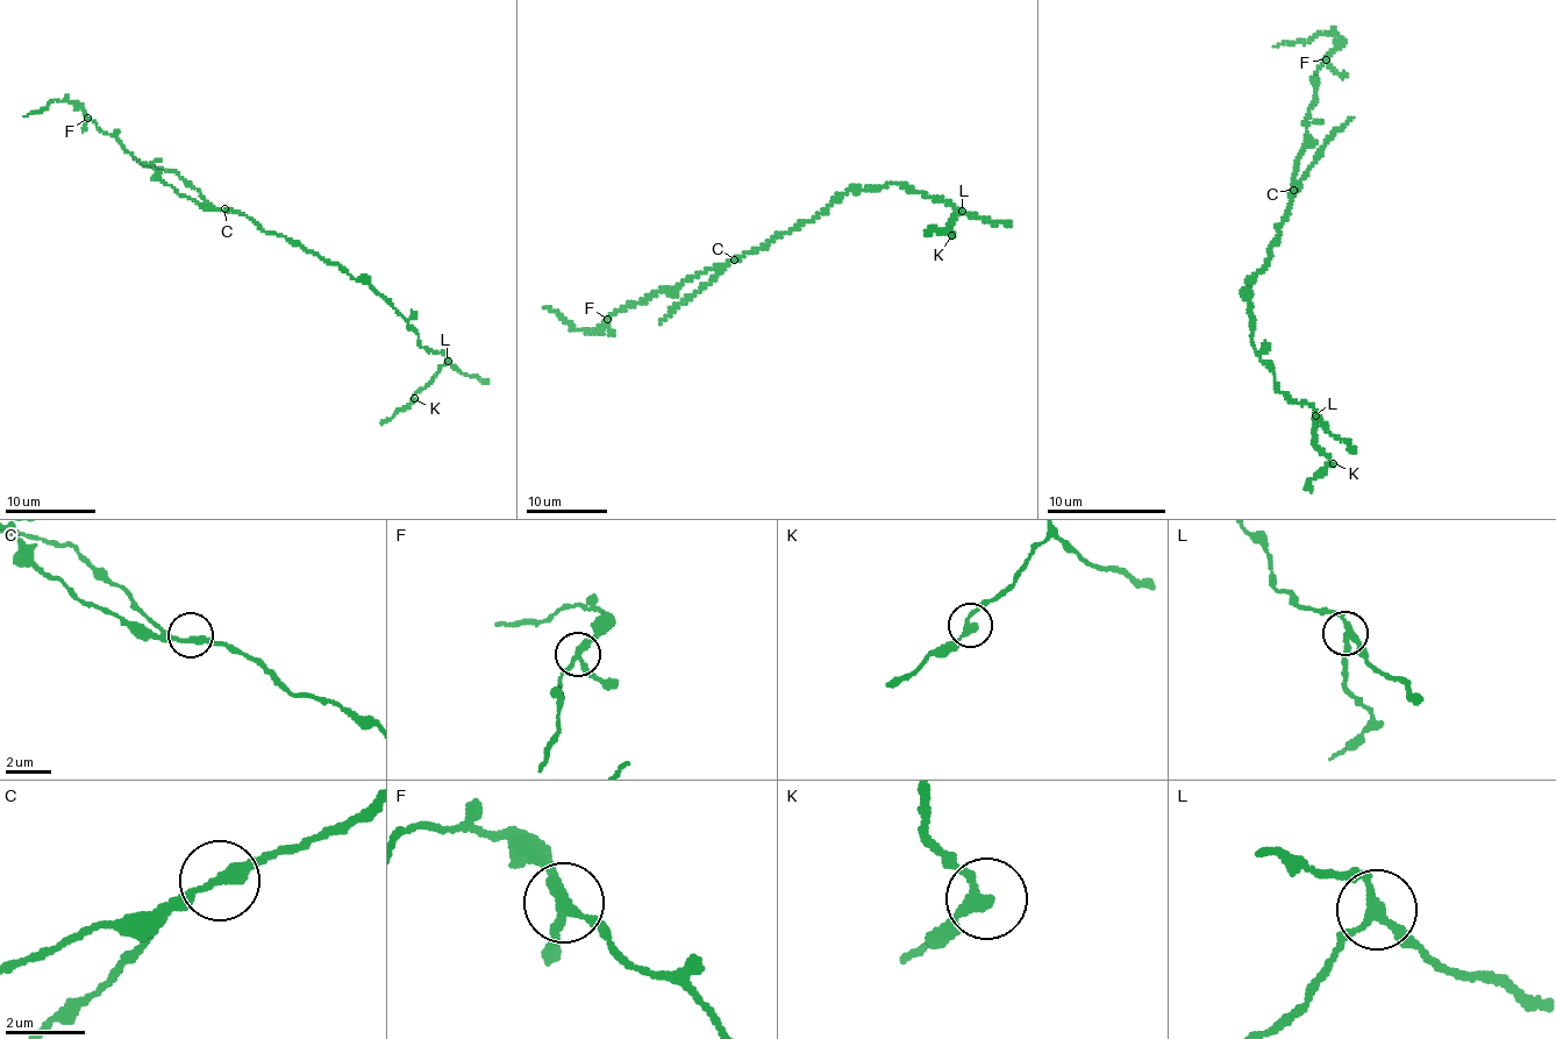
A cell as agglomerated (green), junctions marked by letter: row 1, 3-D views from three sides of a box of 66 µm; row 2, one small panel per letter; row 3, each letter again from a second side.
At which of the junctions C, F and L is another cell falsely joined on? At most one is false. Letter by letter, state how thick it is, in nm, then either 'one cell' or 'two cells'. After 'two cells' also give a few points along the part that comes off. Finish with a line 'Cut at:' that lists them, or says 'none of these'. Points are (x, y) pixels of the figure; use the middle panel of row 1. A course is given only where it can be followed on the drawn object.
C: 240 nm | one cell
F: 240 nm | one cell
L: 220 nm | two cells | (962, 211), (954, 215), (949, 234), (936, 233), (933, 227), (926, 230)
Cut at: L

